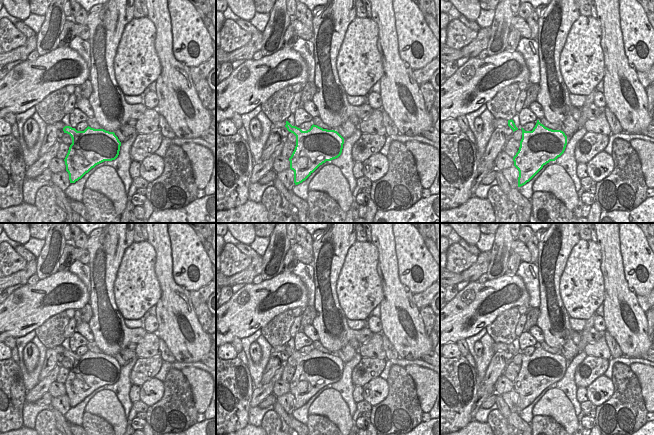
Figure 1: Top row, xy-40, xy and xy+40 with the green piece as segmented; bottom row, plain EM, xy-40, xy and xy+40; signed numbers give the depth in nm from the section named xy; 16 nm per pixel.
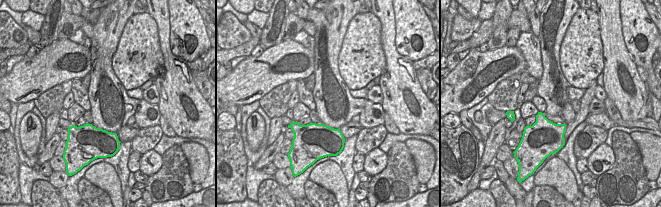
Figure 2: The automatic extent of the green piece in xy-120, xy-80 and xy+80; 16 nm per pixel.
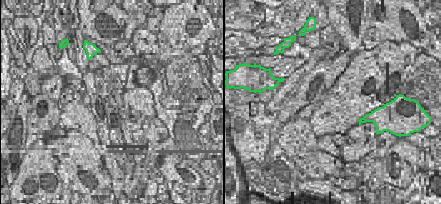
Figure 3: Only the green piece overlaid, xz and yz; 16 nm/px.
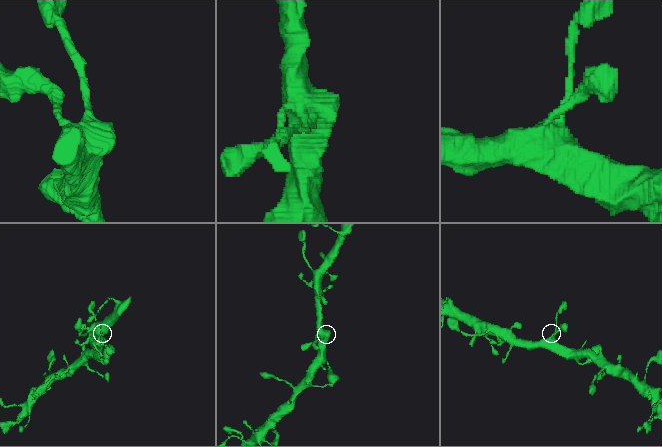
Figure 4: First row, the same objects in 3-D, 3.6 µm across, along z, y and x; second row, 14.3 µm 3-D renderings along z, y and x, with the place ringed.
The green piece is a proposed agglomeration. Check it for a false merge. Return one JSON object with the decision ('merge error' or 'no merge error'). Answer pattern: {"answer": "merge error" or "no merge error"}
{"answer": "no merge error"}

